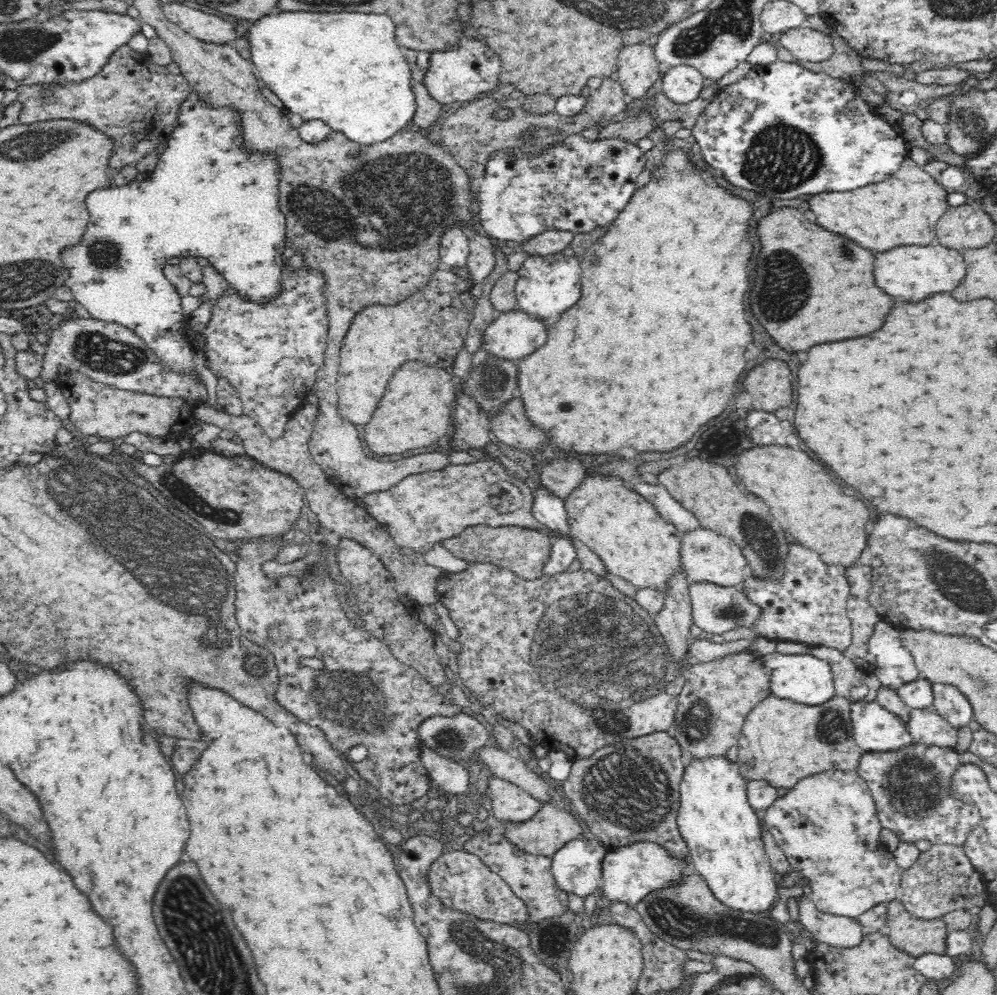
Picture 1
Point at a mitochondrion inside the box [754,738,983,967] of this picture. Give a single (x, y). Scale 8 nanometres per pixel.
(916, 798)

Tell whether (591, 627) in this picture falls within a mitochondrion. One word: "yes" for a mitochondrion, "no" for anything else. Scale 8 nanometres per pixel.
yes

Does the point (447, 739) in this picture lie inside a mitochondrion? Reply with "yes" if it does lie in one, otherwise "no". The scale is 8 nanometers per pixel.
yes

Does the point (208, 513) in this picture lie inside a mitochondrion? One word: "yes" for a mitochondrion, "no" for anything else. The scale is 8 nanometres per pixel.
yes

